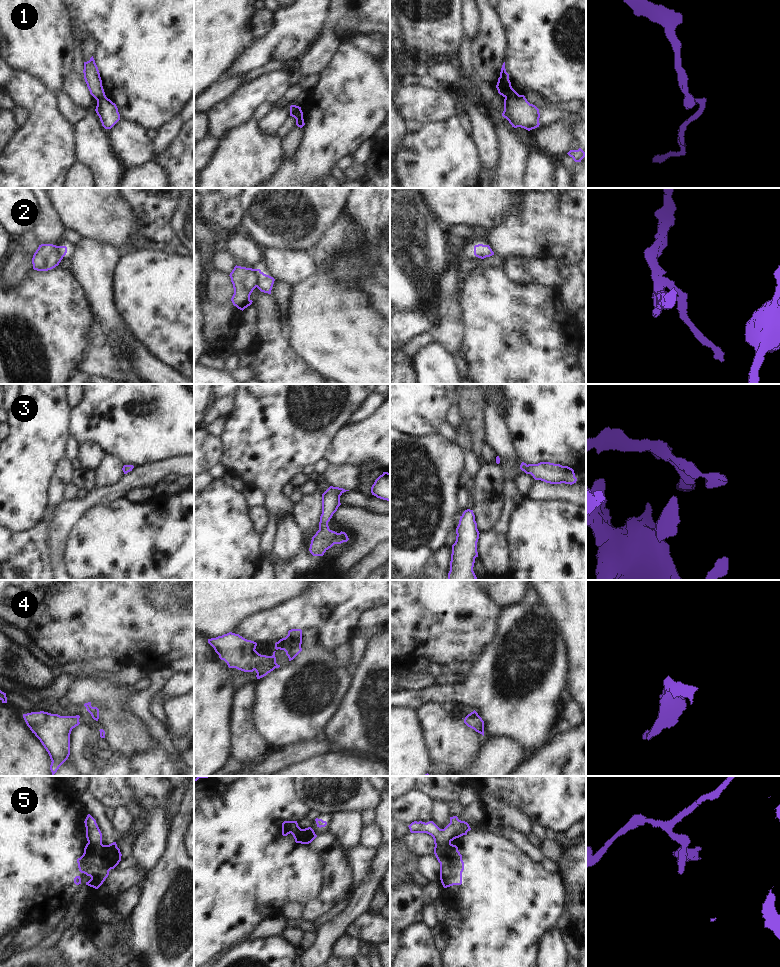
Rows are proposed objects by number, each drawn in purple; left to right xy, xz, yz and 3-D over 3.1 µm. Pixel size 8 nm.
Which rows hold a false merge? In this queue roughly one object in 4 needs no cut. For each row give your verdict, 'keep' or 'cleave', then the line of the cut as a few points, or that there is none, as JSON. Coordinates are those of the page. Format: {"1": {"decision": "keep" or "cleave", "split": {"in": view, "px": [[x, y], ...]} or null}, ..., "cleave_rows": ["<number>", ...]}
{"1": {"decision": "cleave", "split": {"in": "yz", "px": [[518, 94], [512, 97], [505, 97]]}}, "2": {"decision": "cleave", "split": {"in": "xz", "px": [[261, 272], [257, 277], [256, 286]]}}, "3": {"decision": "keep", "split": null}, "4": {"decision": "cleave", "split": {"in": "yz", "px": [[477, 714], [465, 718]]}}, "5": {"decision": "cleave", "split": {"in": "yz", "px": [[450, 841], [445, 844], [435, 845]]}}, "cleave_rows": ["1", "2", "4", "5"]}

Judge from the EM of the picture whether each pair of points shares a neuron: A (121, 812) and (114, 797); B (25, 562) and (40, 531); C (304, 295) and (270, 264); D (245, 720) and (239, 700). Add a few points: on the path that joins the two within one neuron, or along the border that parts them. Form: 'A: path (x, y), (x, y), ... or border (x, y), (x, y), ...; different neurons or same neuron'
A: border (125, 806), (117, 806), (114, 809); different neurons
B: path (26, 554), (36, 539); same neuron
C: border (313, 273), (291, 285); different neurons
D: path (242, 715), (242, 705); same neuron

